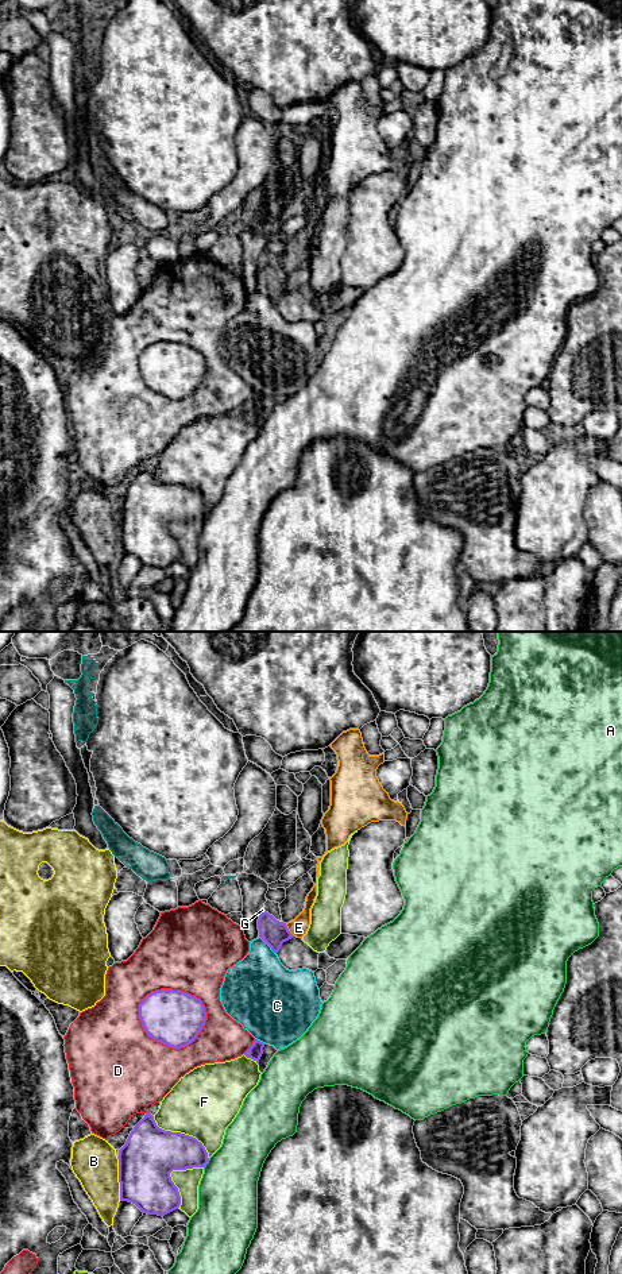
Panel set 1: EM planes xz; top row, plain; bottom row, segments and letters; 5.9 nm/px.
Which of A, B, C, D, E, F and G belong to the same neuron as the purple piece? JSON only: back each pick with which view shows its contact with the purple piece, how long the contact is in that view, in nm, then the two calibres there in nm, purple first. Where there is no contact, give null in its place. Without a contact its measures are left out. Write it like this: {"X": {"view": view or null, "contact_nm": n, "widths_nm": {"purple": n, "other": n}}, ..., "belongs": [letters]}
{"E": {"view": "xz", "contact_nm": 100, "widths_nm": {"purple": 160, "other": 110}}, "belongs": ["E"]}

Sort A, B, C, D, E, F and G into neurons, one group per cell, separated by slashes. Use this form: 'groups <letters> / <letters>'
groups A / B / C / D / E / F / G

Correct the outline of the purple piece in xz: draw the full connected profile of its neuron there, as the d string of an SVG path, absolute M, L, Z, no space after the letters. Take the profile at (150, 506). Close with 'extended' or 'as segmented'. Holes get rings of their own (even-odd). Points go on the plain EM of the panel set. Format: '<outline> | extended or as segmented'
M147 464L119 502L120 553L135 556L143 565L165 568L181 557L181 548L170 525L205 520L208 513L208 505L201 494L181 484L159 480L154 468Z | as segmented

